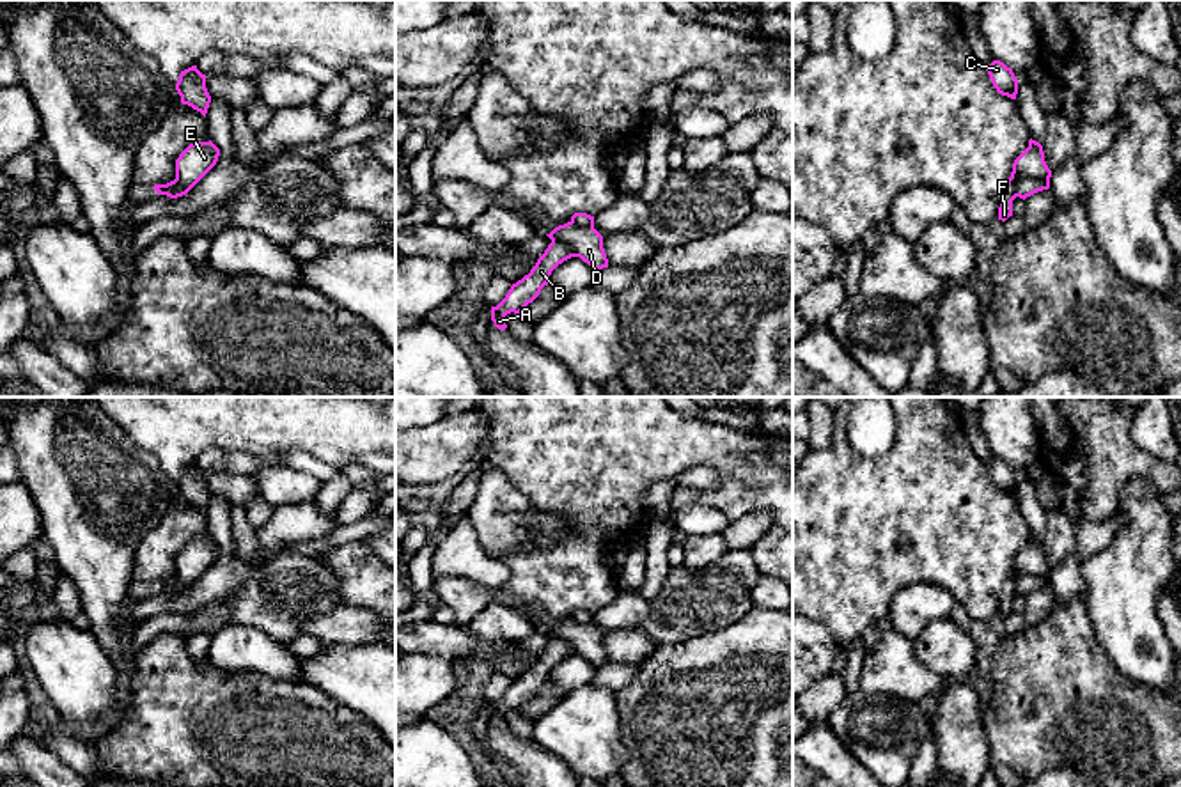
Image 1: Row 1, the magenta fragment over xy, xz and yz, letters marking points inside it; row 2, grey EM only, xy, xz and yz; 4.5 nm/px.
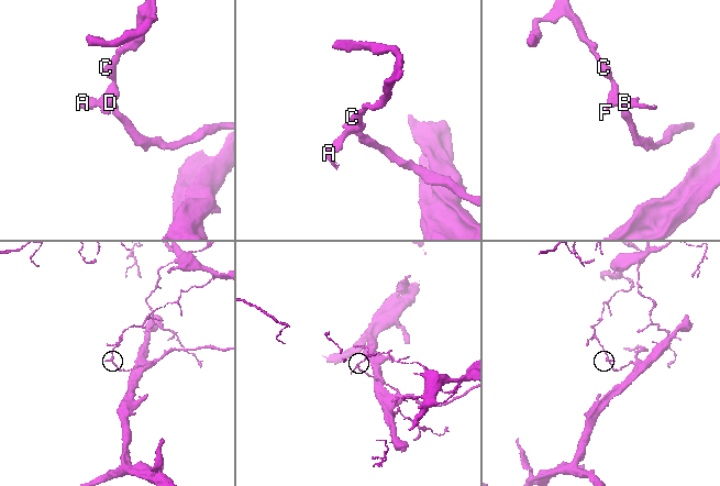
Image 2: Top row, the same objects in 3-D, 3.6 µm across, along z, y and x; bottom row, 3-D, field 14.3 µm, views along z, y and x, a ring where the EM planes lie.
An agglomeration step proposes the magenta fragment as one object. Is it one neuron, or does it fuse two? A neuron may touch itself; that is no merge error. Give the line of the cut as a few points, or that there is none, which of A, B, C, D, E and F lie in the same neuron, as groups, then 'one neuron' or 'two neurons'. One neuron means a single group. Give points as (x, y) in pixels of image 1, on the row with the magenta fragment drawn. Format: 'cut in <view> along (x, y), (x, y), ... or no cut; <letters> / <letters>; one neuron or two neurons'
cut in yz along (1048, 179), (1022, 178), (1015, 195); A B C E F / D; two neurons

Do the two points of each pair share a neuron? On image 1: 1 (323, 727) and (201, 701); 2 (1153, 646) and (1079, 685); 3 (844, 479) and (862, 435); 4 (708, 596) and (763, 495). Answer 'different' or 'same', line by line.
1: same
2: different
3: different
4: different

